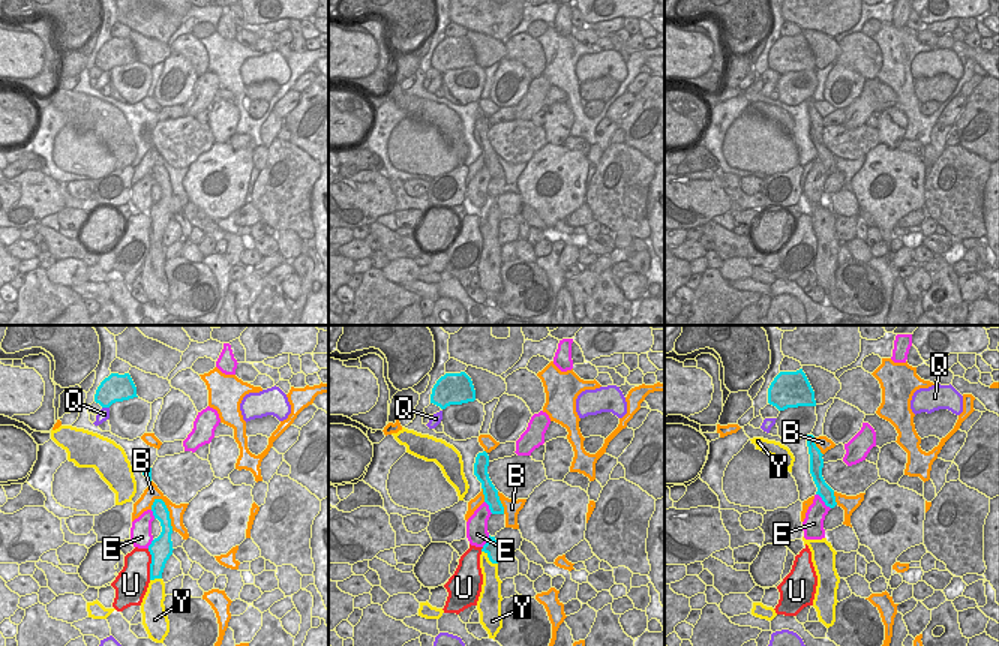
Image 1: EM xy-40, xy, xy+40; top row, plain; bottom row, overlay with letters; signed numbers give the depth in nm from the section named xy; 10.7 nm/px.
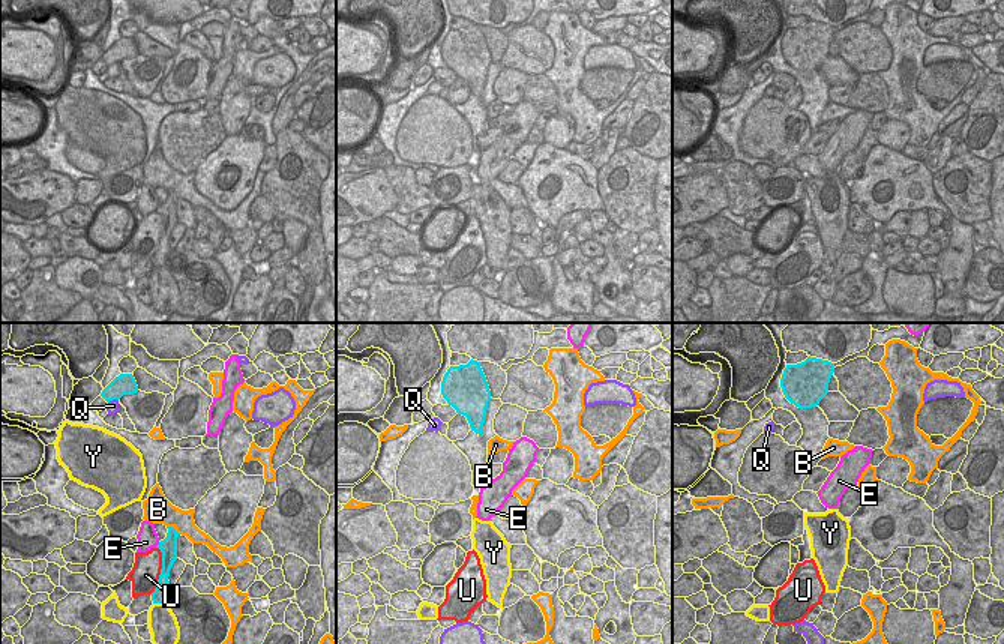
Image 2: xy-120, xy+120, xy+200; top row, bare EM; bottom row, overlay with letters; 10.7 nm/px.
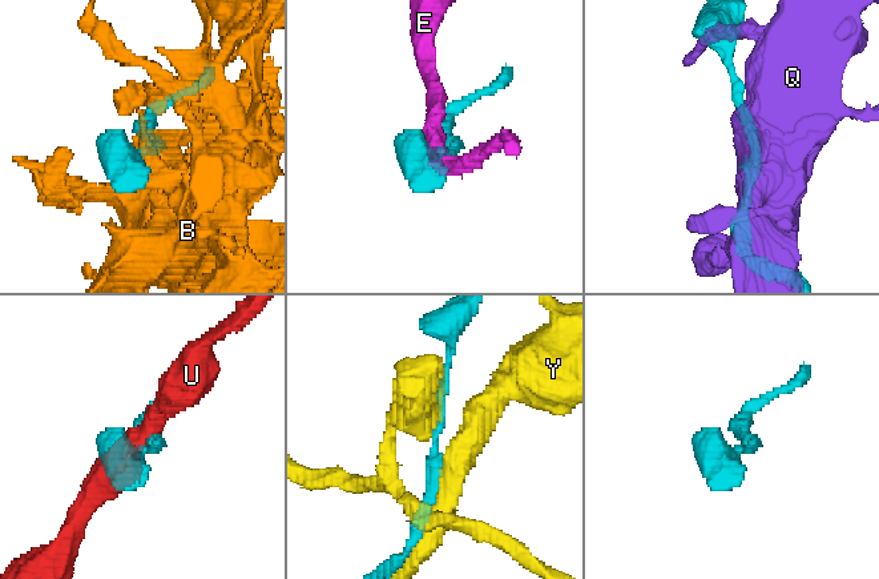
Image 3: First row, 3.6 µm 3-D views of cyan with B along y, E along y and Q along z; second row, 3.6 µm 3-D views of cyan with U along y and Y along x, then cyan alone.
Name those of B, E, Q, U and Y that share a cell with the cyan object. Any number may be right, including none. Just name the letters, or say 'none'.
none

